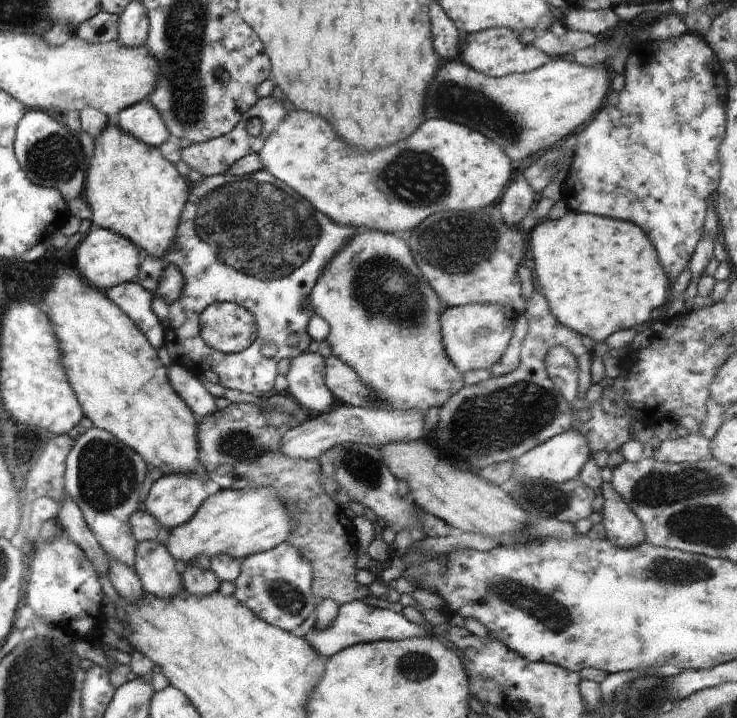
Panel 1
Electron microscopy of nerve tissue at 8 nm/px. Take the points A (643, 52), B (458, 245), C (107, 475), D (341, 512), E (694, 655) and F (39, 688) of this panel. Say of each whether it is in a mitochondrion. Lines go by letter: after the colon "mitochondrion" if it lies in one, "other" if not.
A: other
B: mitochondrion
C: mitochondrion
D: other
E: other
F: mitochondrion

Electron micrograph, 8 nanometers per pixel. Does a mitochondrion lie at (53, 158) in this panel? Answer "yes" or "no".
yes

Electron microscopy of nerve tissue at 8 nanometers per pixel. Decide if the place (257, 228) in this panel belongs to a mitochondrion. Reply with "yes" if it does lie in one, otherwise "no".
yes

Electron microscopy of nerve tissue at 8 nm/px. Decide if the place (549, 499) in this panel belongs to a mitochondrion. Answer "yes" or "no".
yes

